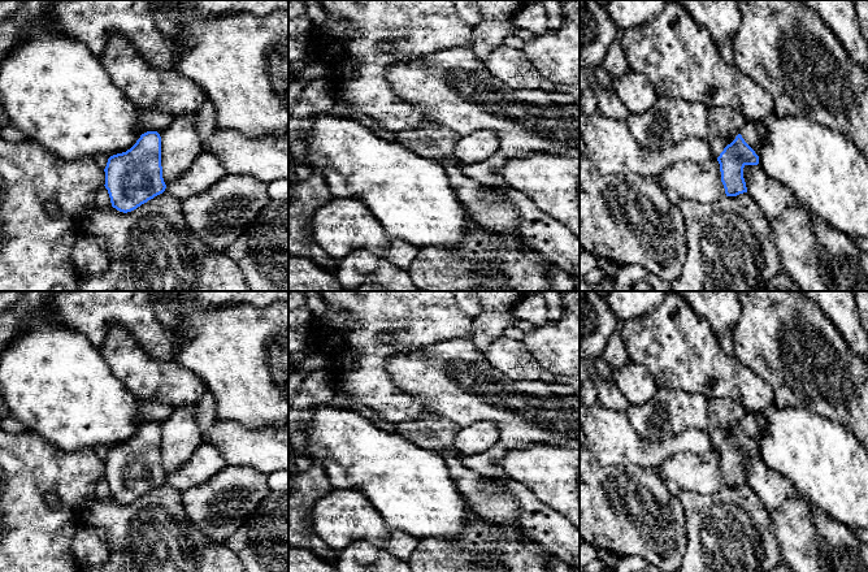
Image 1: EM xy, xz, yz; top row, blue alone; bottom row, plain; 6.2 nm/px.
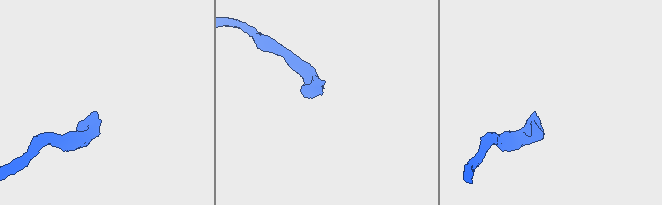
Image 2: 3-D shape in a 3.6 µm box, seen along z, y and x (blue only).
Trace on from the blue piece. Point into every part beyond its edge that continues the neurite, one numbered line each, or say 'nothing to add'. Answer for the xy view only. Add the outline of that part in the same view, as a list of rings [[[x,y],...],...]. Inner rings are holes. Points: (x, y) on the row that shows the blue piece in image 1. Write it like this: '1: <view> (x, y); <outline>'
nothing to add

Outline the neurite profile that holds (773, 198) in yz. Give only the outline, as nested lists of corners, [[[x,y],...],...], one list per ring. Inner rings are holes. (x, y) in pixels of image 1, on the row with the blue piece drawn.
[[[759,164],[745,165],[743,178],[747,194],[768,220],[777,218],[787,208],[802,207],[793,192],[782,183],[771,178]]]

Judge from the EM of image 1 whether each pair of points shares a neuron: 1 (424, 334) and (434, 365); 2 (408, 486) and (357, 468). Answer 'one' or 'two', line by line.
1: two
2: one

